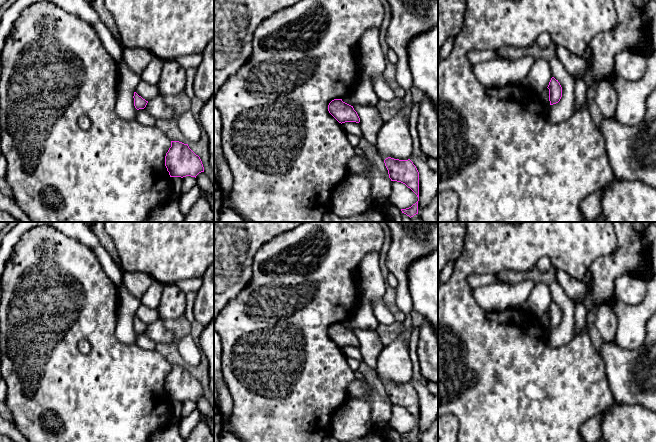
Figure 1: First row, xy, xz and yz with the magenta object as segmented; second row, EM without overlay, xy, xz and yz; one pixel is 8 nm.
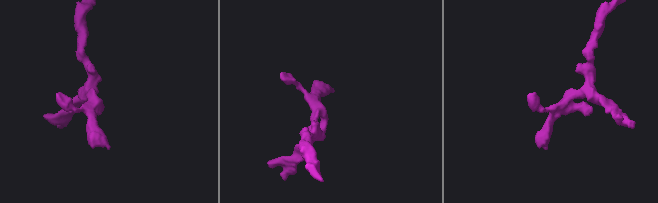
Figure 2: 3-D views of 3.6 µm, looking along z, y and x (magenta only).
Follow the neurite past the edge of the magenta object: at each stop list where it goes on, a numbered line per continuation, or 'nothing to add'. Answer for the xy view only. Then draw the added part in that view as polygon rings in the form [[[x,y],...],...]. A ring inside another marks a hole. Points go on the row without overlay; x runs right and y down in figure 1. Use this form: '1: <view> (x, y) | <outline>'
nothing to add

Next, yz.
nothing to add

